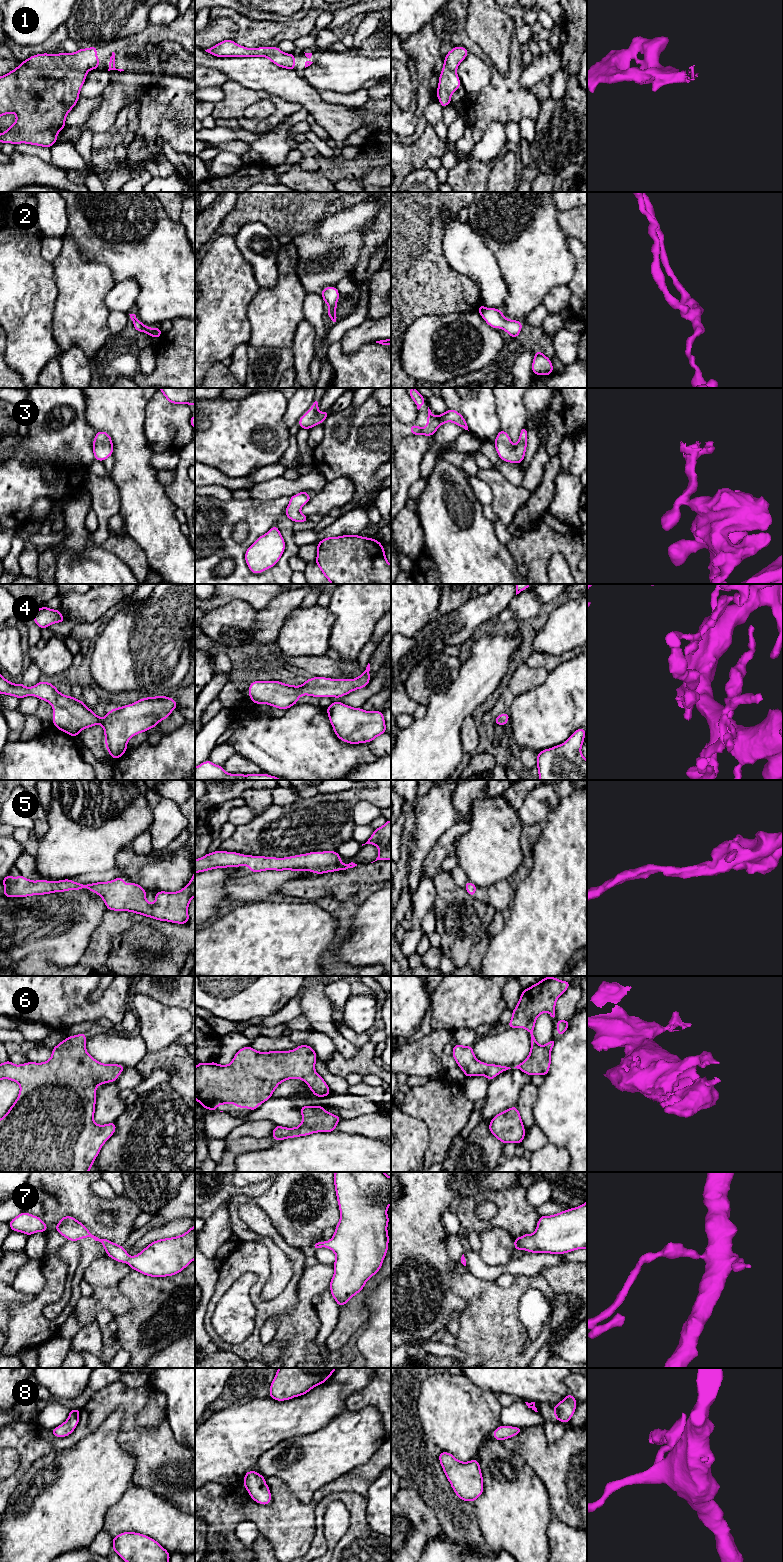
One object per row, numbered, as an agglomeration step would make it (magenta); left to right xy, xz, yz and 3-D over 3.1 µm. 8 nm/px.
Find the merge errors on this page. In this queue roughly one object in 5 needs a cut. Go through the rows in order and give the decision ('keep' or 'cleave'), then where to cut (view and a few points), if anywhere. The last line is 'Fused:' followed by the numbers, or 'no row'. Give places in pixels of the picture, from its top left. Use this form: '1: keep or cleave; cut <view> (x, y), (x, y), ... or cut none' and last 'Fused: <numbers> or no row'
1: keep; cut none
2: keep; cut none
3: keep; cut none
4: keep; cut none
5: keep; cut none
6: keep; cut none
7: keep; cut none
8: keep; cut none
Fused: no row

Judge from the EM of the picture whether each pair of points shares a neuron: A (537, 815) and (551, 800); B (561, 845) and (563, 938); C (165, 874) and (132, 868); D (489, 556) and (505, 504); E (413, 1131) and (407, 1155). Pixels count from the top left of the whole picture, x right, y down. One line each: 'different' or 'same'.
A: same
B: same
C: same
D: different
E: same

